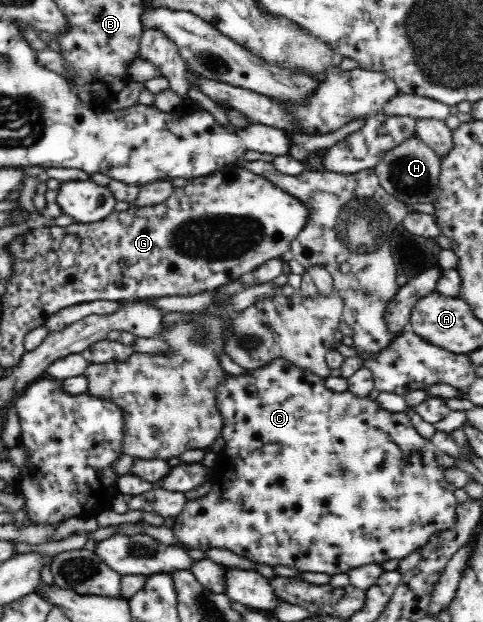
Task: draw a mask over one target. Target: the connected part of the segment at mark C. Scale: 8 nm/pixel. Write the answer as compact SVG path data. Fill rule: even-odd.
M276 358L266 366L254 368L244 374L227 373L226 378L218 382L218 386L214 388L214 397L216 397L217 411L222 417L220 437L224 441L221 451L224 459L219 462L216 474L210 479L212 488L206 492L206 496L187 499L182 512L175 518L172 532L177 542L174 545L182 547L185 552L197 548L204 552L210 548L224 548L238 556L248 558L256 565L262 564L273 568L287 566L302 573L335 575L348 573L362 566L374 564L381 566L392 560L403 560L415 551L421 551L434 533L450 530L456 524L459 503L454 497L454 491L457 488L445 479L445 470L454 467L457 458L442 452L431 439L422 437L416 431L406 411L388 411L380 407L376 400L356 396L349 390L334 392L325 385L324 377L302 370L284 358Z

